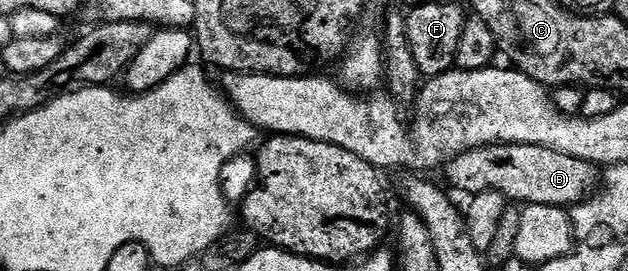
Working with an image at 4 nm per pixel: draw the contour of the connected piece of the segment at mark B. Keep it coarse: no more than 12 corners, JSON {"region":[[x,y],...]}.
{"region":[[541,145],[474,147],[446,164],[468,196],[571,209],[596,164]]}

